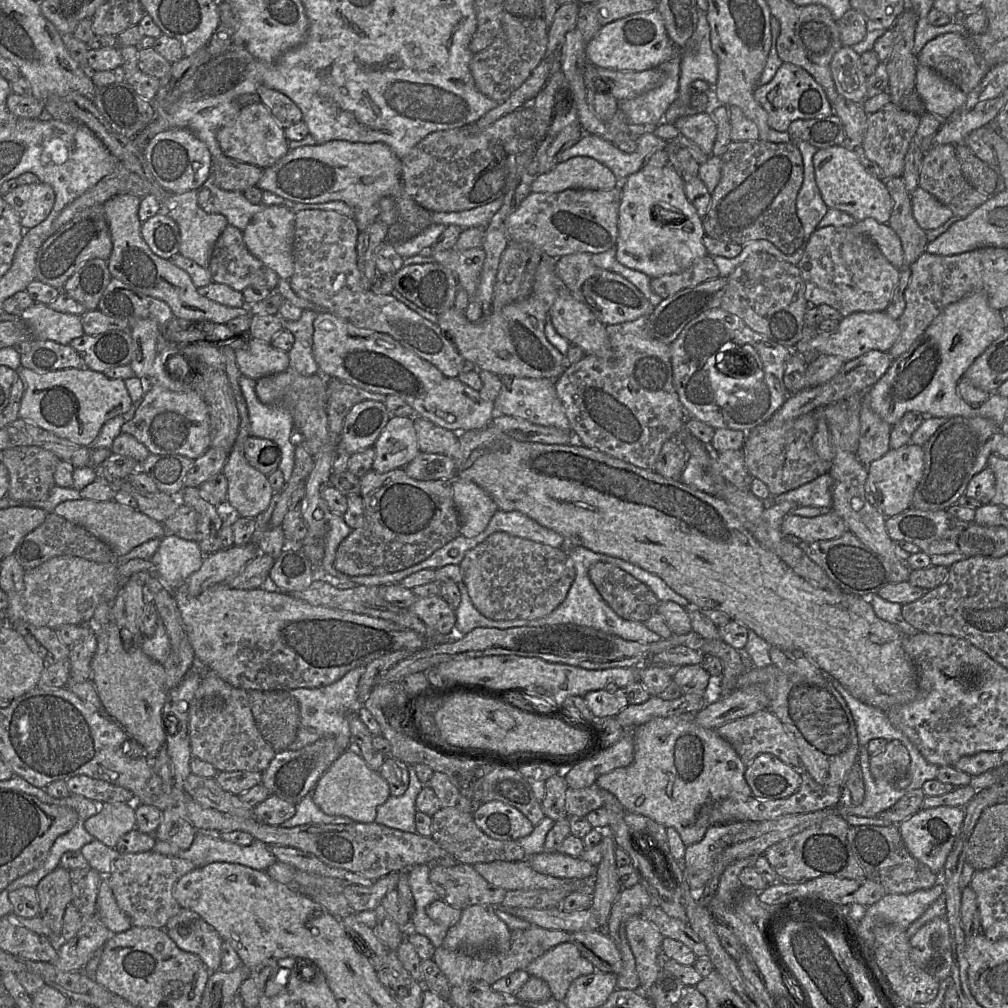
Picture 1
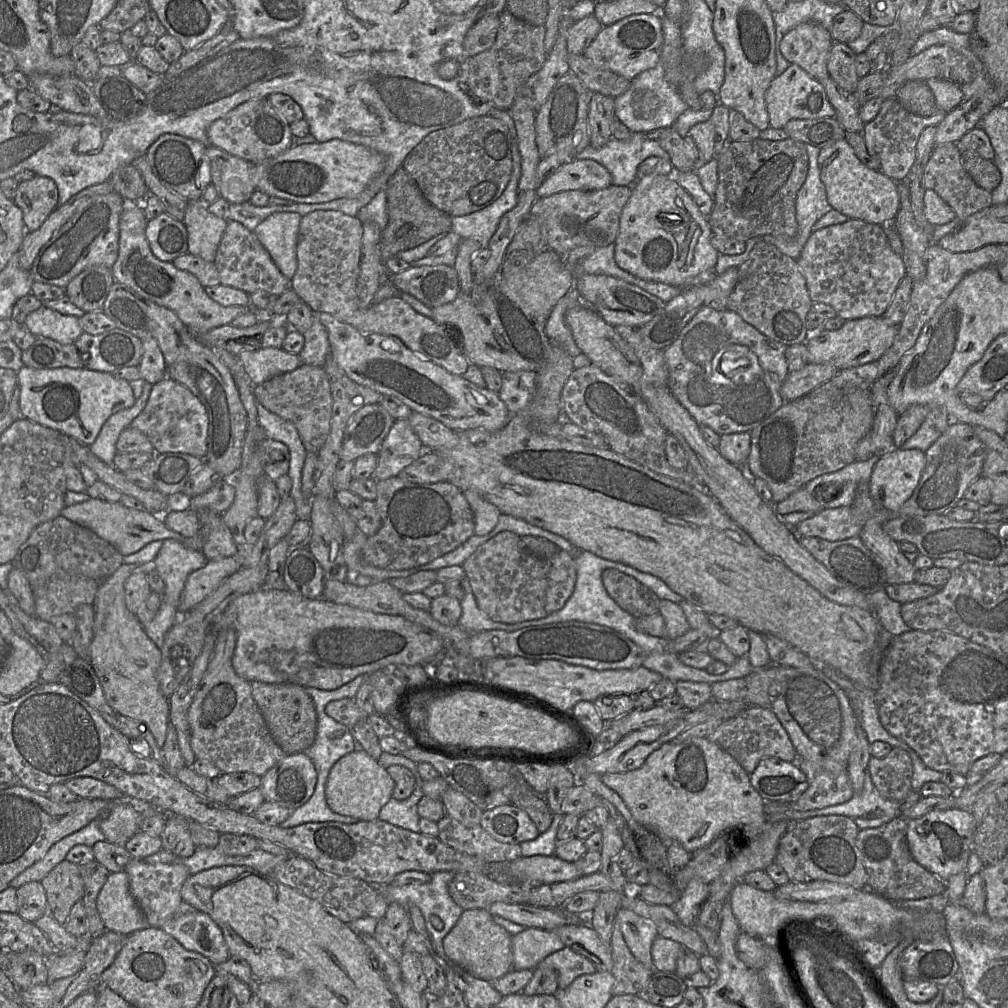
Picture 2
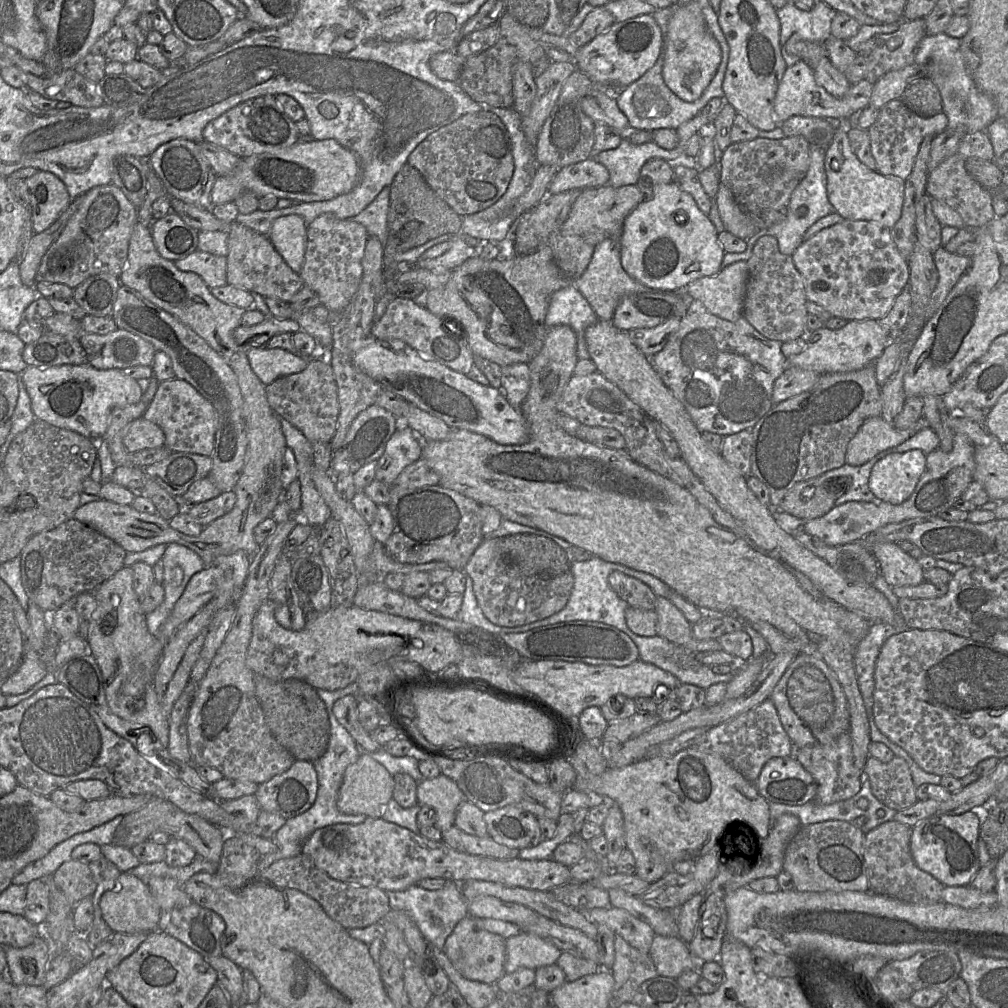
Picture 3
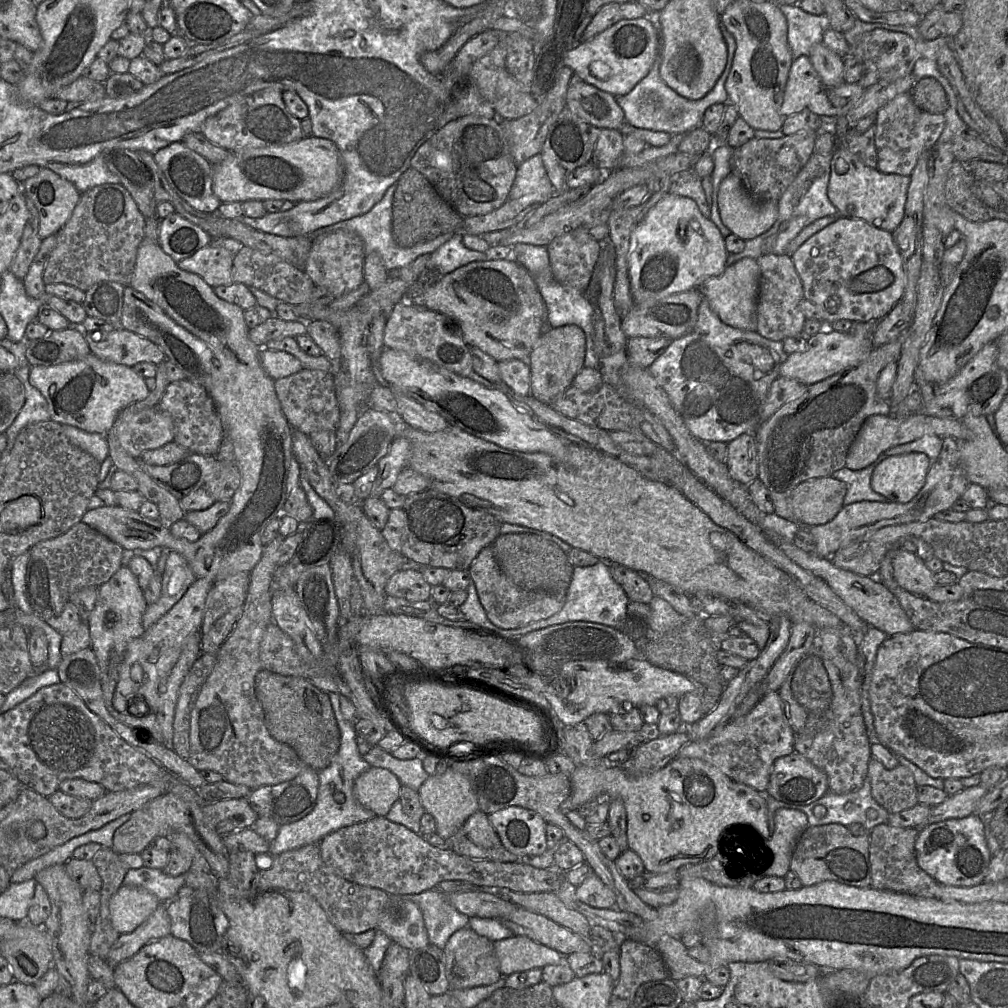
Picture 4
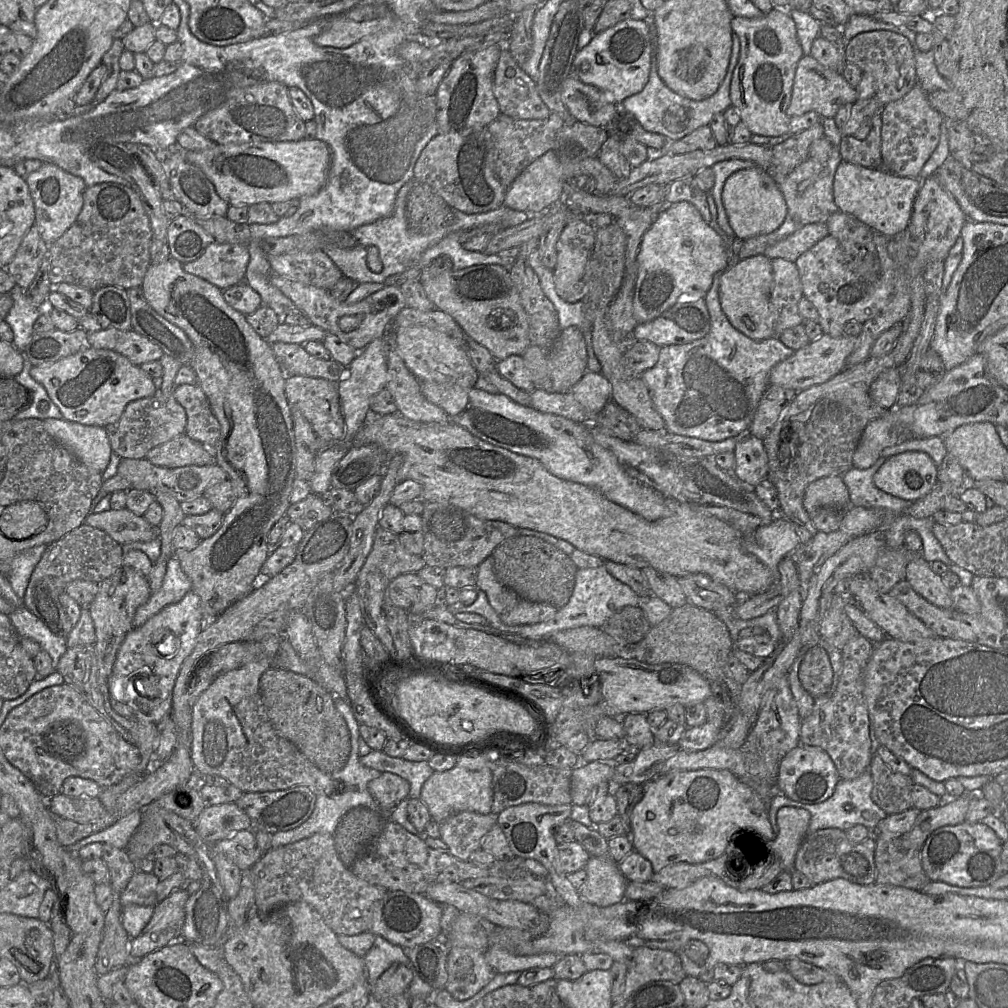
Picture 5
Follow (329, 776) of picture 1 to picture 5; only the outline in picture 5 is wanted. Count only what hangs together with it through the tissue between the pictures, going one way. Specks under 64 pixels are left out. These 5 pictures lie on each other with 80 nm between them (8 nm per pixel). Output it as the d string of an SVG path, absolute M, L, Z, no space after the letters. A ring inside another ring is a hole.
M381 772L381 775L368 784L368 790L373 798L386 811L393 810L402 800L409 798L410 784L407 780L397 774Z

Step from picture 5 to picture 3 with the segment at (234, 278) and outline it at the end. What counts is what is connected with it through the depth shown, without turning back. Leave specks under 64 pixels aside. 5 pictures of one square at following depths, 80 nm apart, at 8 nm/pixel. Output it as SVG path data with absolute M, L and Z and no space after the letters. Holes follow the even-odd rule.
M196 250L187 257L174 261L174 264L181 271L199 275L209 288L227 284L226 256Z

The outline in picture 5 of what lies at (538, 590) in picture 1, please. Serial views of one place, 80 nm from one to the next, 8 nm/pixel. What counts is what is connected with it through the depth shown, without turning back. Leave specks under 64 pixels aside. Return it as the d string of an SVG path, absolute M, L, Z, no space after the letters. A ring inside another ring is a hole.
M492 556L477 566L475 586L484 592L489 604L507 625L536 624L551 618L558 610L549 604L521 598L496 577Z

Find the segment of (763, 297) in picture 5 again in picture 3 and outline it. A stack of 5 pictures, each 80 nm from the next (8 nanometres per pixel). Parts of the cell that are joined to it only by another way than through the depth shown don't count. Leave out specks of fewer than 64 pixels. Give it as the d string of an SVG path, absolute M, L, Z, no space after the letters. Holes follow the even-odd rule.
M737 261L716 275L698 278L685 287L688 297L699 300L719 318L736 321L742 316L748 279L747 261Z

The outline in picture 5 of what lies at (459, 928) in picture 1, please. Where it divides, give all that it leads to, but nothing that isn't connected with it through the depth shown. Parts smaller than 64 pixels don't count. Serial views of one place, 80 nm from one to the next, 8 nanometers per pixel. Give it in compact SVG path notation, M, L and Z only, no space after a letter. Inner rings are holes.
M449 947L447 974L448 980L445 989L459 1001L473 997L496 976L493 968L486 962L485 952L463 947Z

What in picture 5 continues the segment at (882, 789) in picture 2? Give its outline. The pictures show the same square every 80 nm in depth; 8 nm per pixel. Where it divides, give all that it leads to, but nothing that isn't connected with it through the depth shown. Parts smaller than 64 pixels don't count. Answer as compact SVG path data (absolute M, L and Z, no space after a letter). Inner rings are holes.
M878 755L872 757L869 772L873 779L871 798L887 815L903 812L912 806L912 788L915 784L910 775L892 771Z

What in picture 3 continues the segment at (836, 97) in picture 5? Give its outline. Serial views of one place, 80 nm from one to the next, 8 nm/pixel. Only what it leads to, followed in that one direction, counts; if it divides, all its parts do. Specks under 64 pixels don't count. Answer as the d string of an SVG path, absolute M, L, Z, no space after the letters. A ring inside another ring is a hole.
M799 60L791 67L787 67L778 85L773 103L774 117L778 125L792 116L834 118L853 125L856 115L869 105L873 87L873 83L863 79L851 85L845 96L835 98L816 82L813 68Z

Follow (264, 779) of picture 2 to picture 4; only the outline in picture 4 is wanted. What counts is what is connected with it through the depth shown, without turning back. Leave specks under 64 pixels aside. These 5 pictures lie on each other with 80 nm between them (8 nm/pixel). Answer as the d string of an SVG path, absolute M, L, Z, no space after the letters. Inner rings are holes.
M306 766L291 780L252 790L247 799L258 816L269 817L282 826L308 815L315 806L317 793L317 771Z

